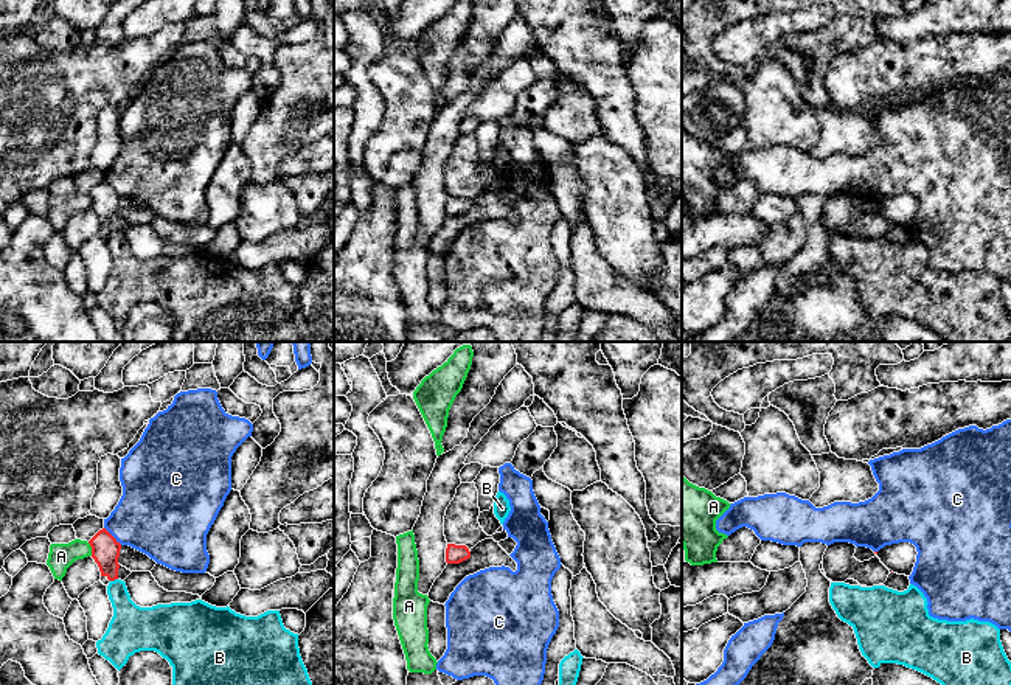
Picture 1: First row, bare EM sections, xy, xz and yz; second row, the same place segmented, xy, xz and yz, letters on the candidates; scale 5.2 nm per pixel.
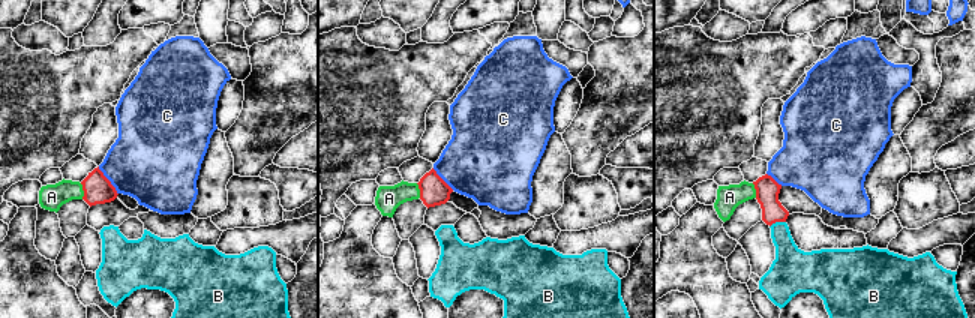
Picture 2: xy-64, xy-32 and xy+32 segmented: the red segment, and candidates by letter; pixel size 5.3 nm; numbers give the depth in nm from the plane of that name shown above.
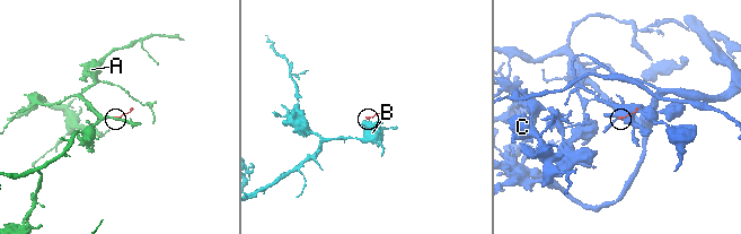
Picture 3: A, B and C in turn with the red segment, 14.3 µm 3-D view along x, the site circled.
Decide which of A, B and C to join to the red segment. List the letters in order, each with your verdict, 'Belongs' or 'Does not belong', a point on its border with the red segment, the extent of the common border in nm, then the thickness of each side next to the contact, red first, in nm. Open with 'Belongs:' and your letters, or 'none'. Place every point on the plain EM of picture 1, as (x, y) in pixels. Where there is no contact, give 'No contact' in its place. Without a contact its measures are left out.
Belongs: none
A: Does not belong. Touches red at xy (92, 201). Shared border 80 nm. Thickness 140 nm (red) against 140 nm
B: Does not belong. Touches red at xy (114, 232). Shared border 40 nm. Thickness 140 nm (red) against 220 nm
C: Does not belong. Touches red at xy (112, 188). Shared border 130 nm. Thickness 140 nm (red) against 400 nm

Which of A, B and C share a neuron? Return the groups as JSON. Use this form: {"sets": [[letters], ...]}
{"sets": [["A"], ["B"], ["C"]]}

